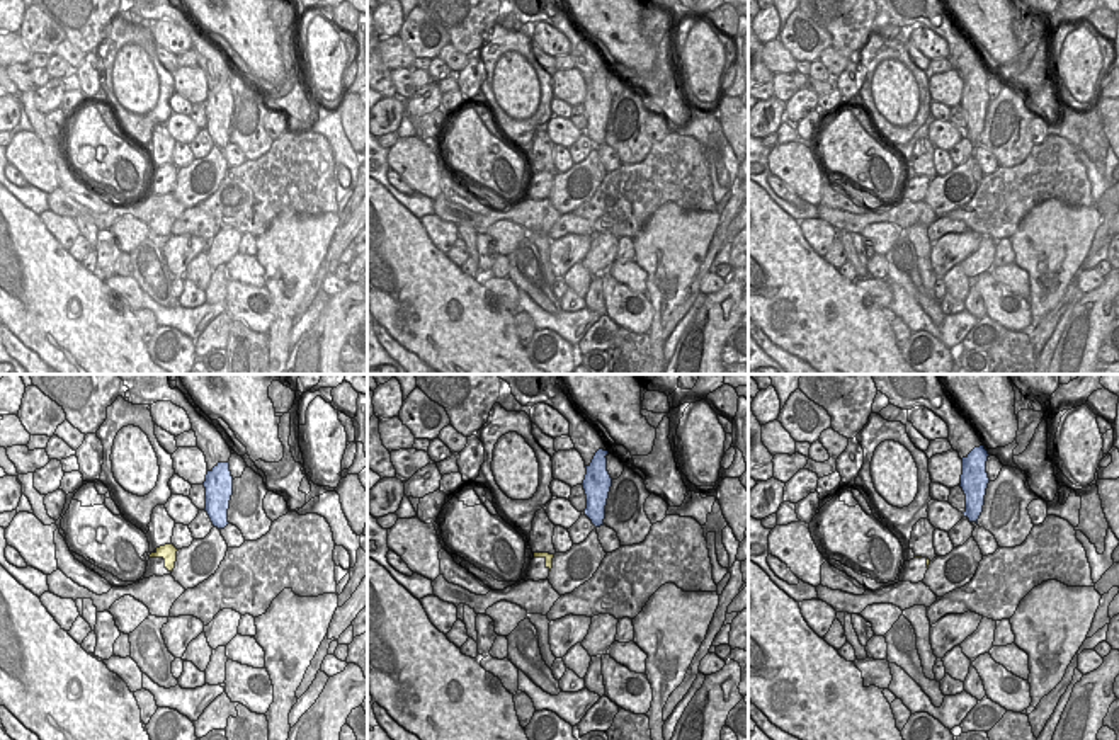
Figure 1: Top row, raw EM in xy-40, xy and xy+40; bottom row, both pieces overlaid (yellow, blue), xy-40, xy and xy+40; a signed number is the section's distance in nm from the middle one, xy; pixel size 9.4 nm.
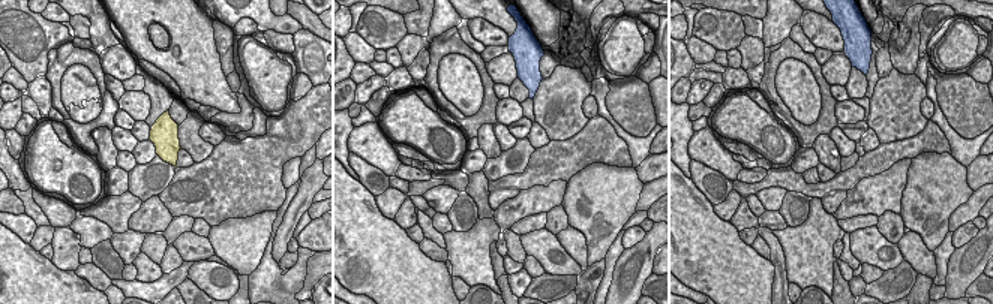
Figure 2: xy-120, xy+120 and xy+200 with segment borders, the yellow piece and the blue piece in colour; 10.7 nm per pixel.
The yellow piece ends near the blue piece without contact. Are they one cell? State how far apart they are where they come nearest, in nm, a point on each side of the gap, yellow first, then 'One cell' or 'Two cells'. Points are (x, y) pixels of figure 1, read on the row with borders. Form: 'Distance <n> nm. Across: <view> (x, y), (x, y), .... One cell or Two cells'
Distance 420 nm. Across: xy-40 (177, 550), (213, 524). One cell

